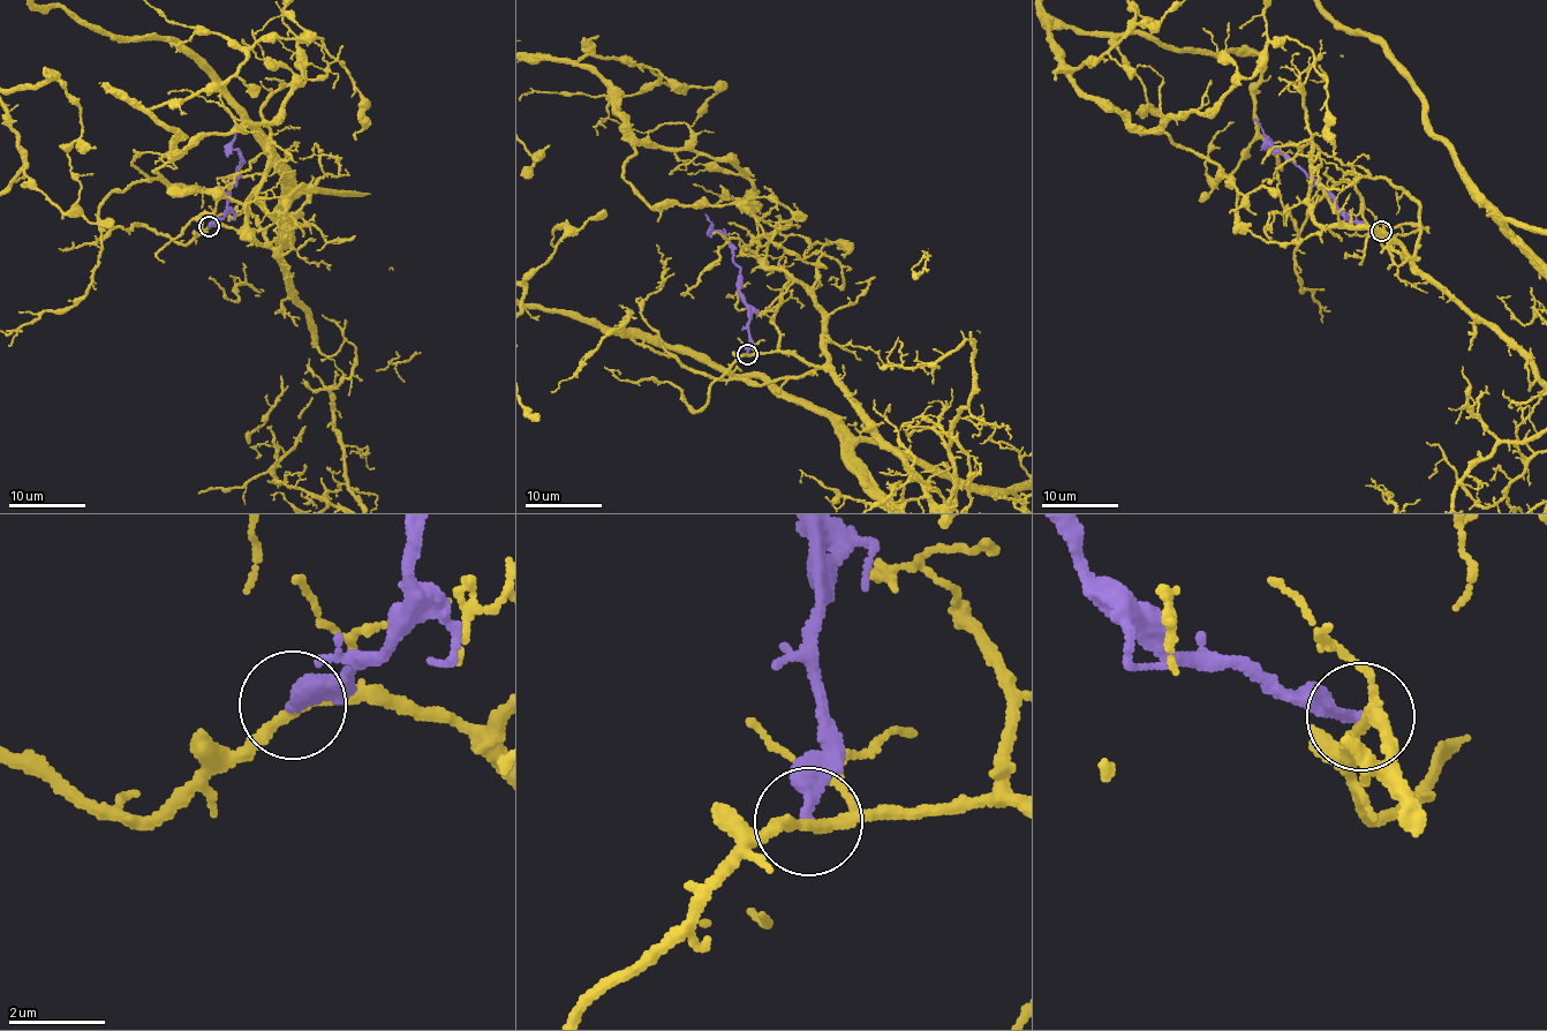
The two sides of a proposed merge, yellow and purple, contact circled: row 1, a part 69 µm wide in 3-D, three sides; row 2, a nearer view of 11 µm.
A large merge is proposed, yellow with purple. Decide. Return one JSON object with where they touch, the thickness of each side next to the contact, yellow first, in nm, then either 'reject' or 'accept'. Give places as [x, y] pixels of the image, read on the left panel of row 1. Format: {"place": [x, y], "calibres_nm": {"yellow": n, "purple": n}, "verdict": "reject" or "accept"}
{"place": [209, 226], "calibres_nm": {"yellow": 240, "purple": 320}, "verdict": "reject"}

